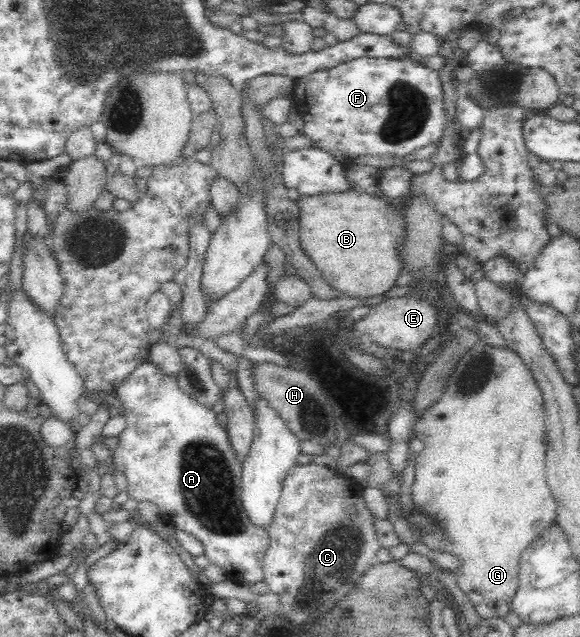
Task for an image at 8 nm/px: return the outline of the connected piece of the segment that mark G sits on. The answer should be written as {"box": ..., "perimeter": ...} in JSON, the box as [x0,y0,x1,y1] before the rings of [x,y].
{"box":[411,343,557,618],"perimeter":[[[478,343],[458,361],[456,370],[447,377],[444,385],[443,396],[439,401],[431,406],[430,410],[424,410],[424,415],[420,417],[413,428],[414,437],[419,438],[424,443],[423,450],[415,458],[414,470],[415,481],[411,486],[411,498],[414,507],[418,507],[418,512],[426,517],[434,517],[444,529],[447,535],[447,548],[459,562],[455,569],[456,582],[460,590],[468,596],[480,618],[504,618],[511,612],[511,602],[519,587],[519,560],[522,551],[544,532],[548,526],[555,524],[557,515],[557,502],[548,486],[545,473],[545,456],[547,453],[544,444],[544,435],[547,434],[545,425],[545,401],[542,392],[538,388],[537,381],[534,380],[533,372],[524,364],[517,352],[512,349],[502,349],[488,346],[488,344]]]}

